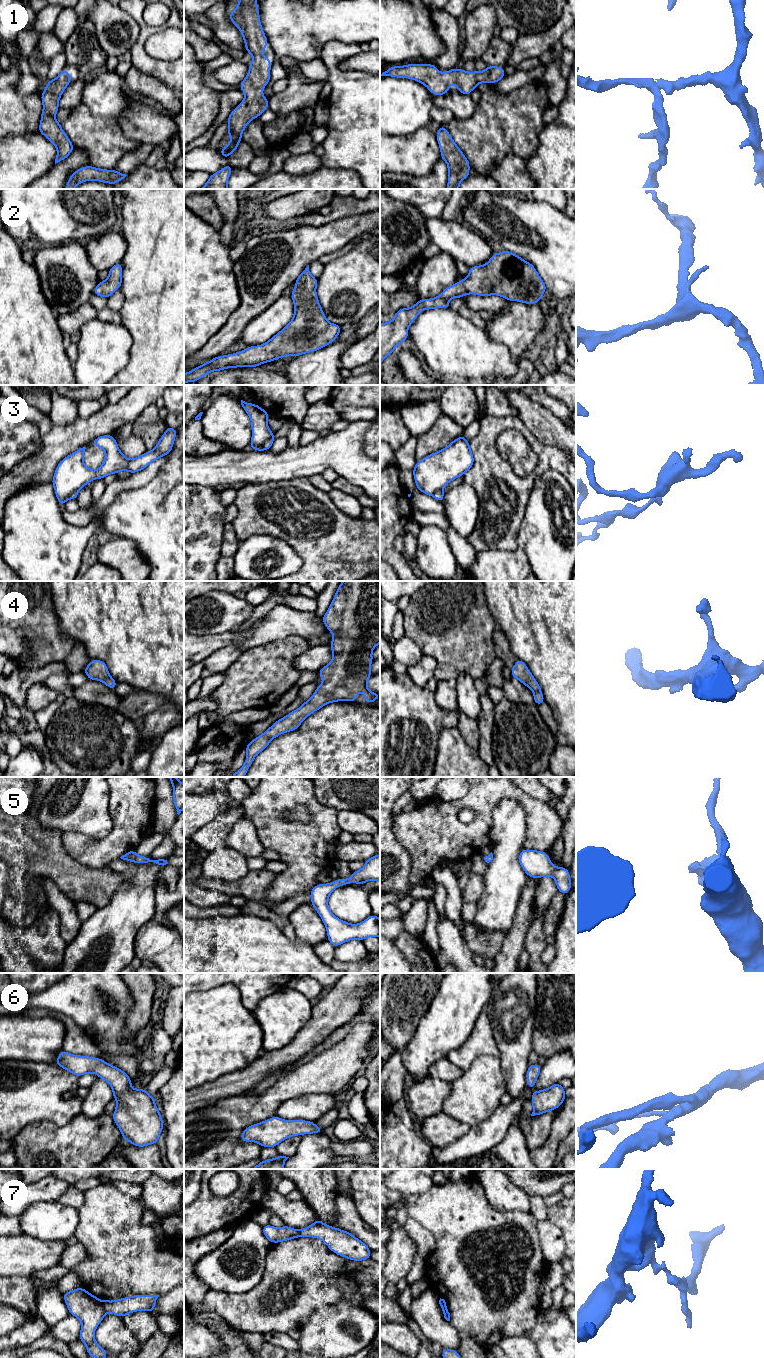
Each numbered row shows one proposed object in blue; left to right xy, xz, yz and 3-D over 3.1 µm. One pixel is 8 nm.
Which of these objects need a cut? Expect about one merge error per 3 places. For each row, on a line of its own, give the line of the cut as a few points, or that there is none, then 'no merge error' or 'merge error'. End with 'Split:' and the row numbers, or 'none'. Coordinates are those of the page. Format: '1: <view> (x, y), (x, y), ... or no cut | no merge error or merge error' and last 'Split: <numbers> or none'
1: no cut | no merge error
2: no cut | no merge error
3: xz (273, 437), (268, 439), (257, 450) | merge error
4: no cut | no merge error
5: no cut | no merge error
6: no cut | no merge error
7: xy (101, 1301), (101, 1305), (106, 1312) | merge error
Split: 3, 7

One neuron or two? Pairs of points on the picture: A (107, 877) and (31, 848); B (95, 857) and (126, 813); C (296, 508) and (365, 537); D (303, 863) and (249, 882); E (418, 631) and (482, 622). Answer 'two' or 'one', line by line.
A: one
B: one
C: one
D: two
E: one

